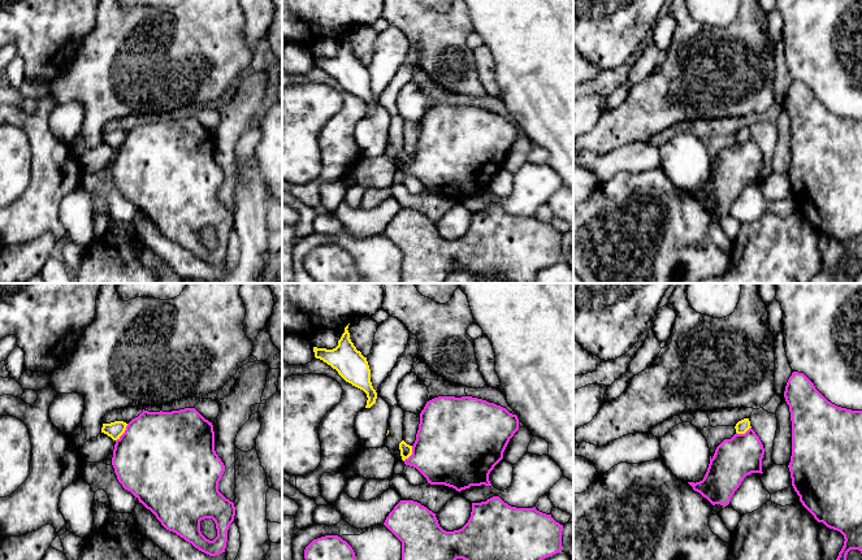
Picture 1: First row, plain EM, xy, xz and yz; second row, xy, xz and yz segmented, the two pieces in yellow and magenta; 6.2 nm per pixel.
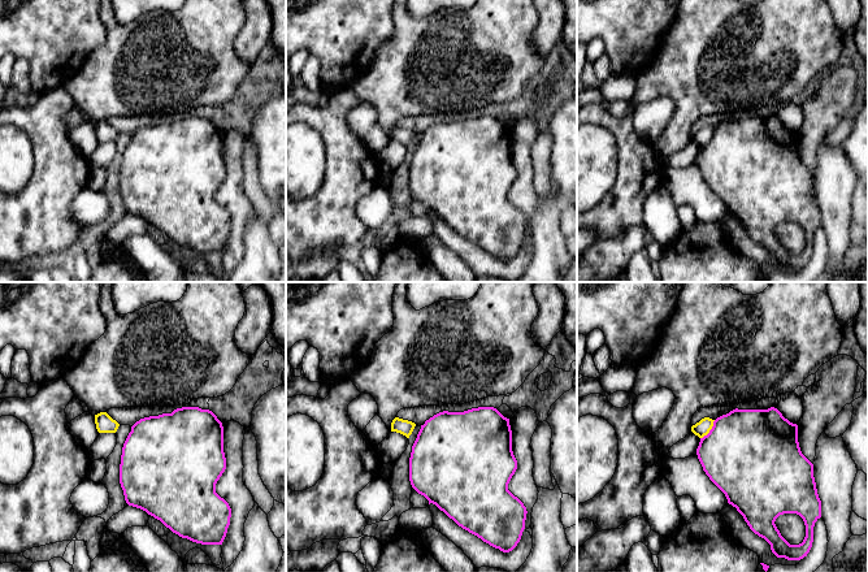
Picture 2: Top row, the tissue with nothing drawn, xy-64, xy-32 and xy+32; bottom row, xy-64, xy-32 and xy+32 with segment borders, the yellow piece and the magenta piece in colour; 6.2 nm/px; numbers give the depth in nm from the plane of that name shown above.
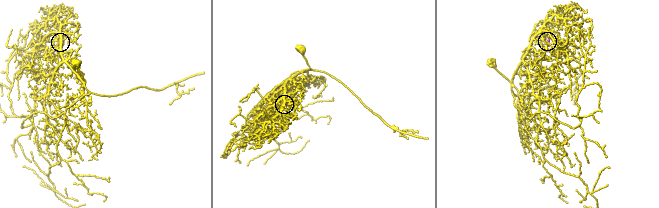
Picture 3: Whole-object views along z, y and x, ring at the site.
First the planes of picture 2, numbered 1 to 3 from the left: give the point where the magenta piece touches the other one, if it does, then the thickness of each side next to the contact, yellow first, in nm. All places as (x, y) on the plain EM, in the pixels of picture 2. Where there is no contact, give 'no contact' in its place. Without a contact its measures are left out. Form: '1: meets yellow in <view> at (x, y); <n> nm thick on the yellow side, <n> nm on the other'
1: no contact
2: no contact
3: meets yellow in xy+32 at (710, 138); 90 nm thick on the yellow side, 500 nm on the other

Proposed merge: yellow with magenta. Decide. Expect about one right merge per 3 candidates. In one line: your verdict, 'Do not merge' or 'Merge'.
Do not merge

